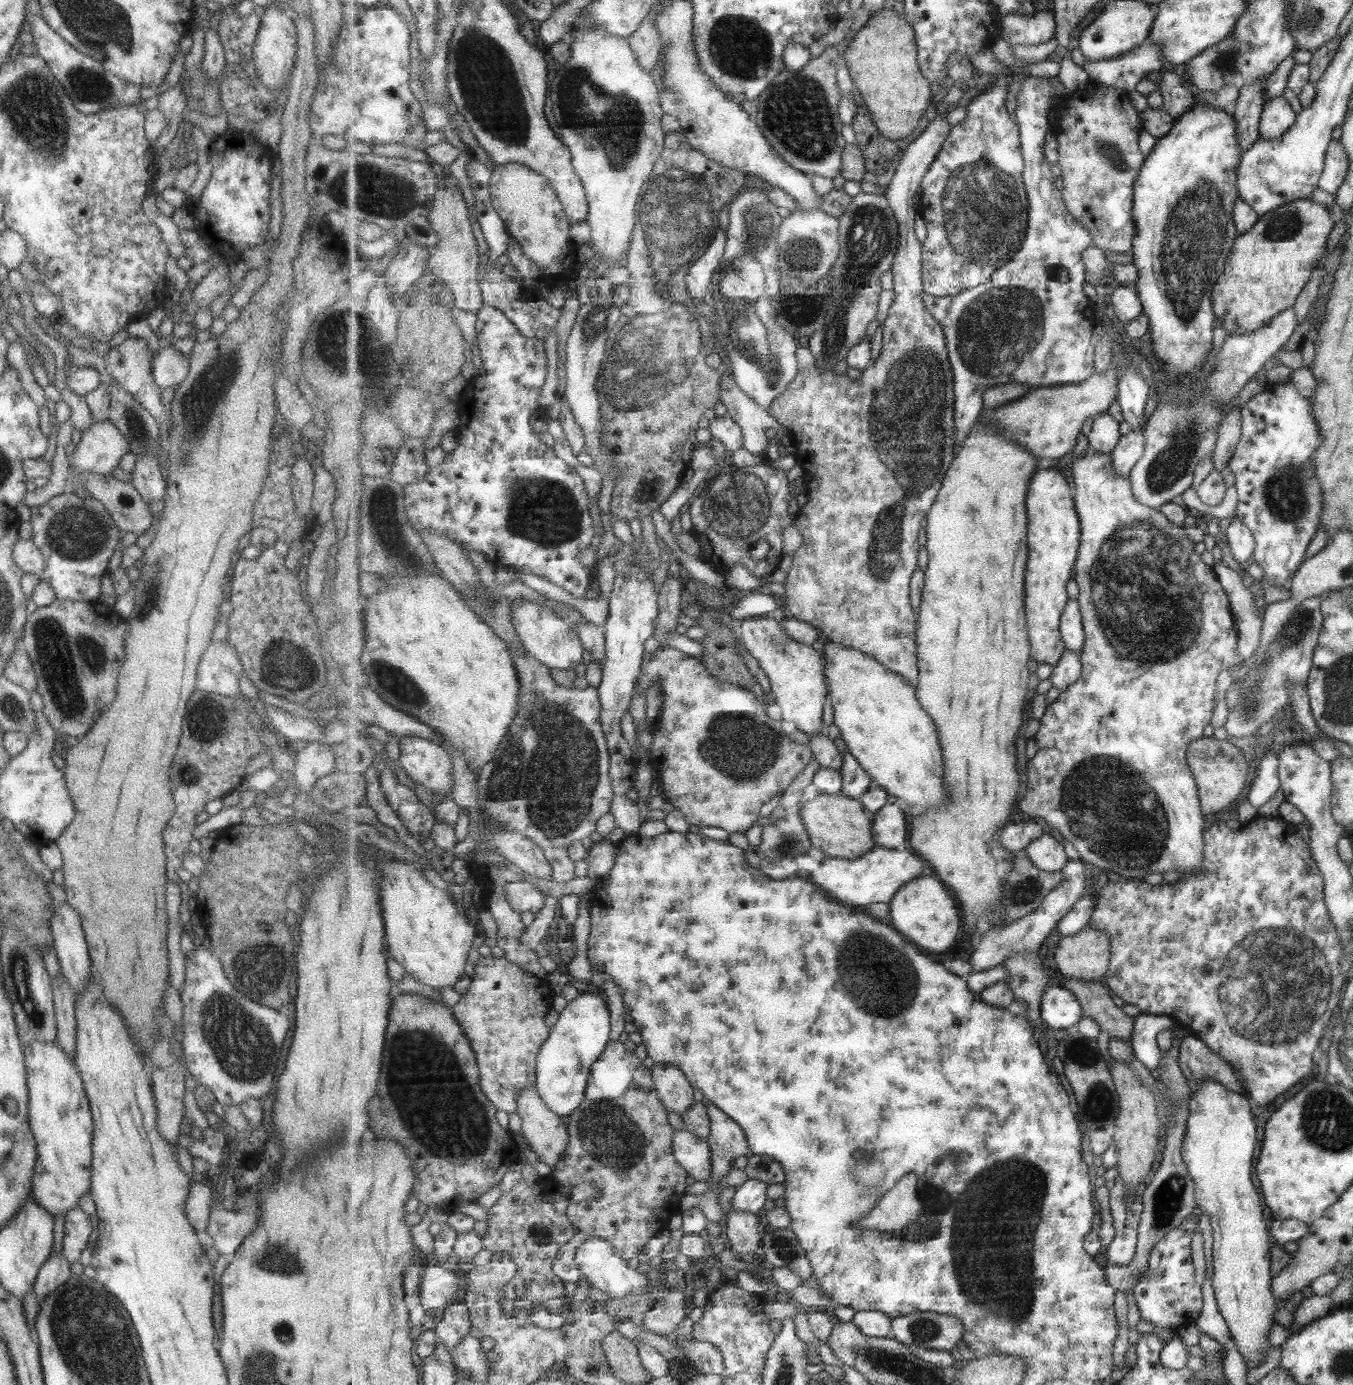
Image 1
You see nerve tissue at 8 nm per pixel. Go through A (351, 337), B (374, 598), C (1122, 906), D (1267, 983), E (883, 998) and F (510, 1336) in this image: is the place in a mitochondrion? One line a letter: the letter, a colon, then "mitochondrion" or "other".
A: mitochondrion
B: other
C: other
D: mitochondrion
E: mitochondrion
F: other

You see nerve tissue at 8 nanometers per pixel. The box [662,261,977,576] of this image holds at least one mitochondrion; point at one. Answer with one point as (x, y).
(736, 511)

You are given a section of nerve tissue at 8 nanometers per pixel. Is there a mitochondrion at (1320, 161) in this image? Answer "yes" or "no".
no

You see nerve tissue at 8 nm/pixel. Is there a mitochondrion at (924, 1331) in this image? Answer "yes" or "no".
yes

